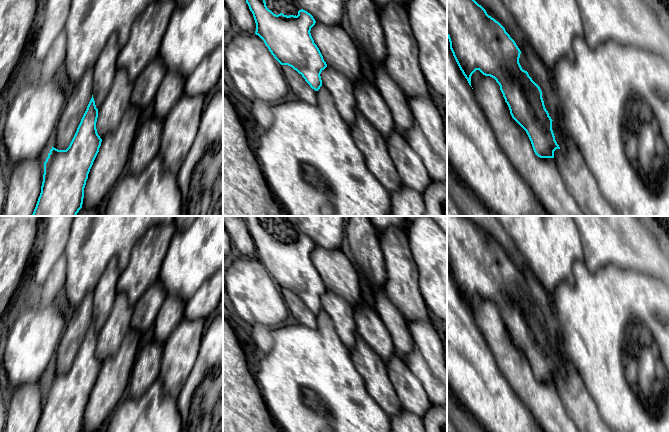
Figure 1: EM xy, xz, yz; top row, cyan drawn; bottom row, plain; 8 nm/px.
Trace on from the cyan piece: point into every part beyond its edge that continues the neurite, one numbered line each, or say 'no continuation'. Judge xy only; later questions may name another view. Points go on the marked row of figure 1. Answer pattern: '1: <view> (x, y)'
no continuation

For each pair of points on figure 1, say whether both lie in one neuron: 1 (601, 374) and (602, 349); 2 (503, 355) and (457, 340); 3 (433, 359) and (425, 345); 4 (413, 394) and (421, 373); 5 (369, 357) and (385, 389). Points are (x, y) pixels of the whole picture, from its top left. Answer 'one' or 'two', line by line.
1: one
2: two
3: one
4: two
5: one

